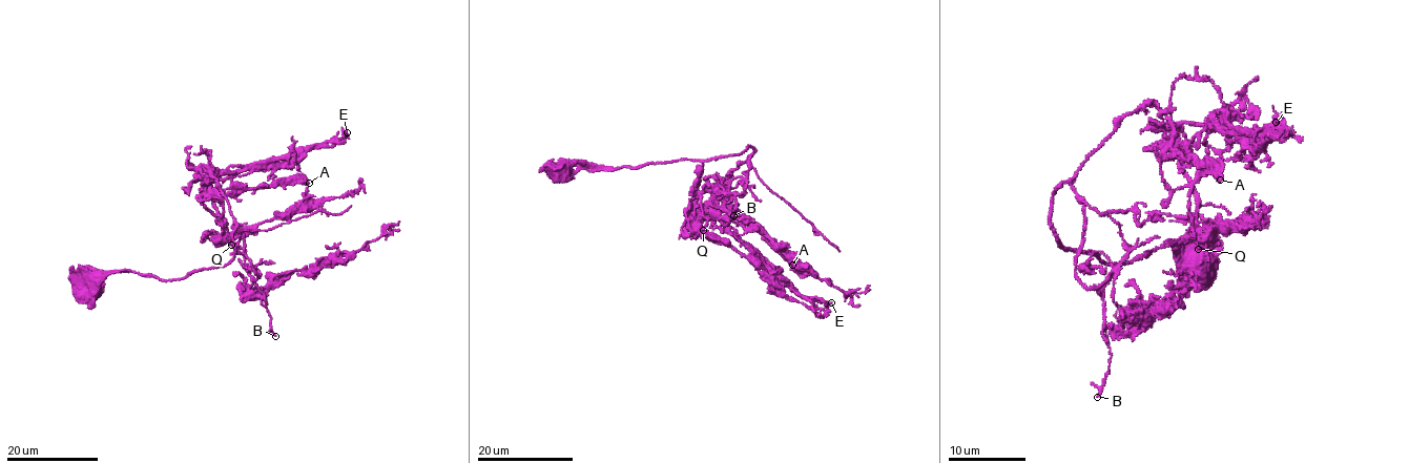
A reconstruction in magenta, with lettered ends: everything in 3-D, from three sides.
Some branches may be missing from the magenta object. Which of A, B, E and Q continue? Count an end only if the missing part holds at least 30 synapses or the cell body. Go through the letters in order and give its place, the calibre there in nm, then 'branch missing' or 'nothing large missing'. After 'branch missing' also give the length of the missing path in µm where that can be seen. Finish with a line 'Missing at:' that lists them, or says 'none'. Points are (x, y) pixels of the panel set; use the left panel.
A: (309, 183) | 320 nm | nothing large missing
B: (275, 336) | 170 nm | nothing large missing
E: (347, 132) | 150 nm | nothing large missing
Q: (231, 245) | 130 nm | nothing large missing
Missing at: none

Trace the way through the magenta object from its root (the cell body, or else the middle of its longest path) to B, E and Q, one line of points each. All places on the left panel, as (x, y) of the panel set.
B: (95, 291), (115, 271), (171, 280), (224, 267), (233, 257), (236, 224), (275, 336)
E: (95, 291), (115, 271), (224, 267), (237, 224), (210, 172), (213, 203), (200, 191), (220, 173), (347, 132)
Q: (95, 291), (115, 271), (171, 280), (224, 267), (233, 258), (237, 224), (210, 172), (213, 206), (231, 245)

